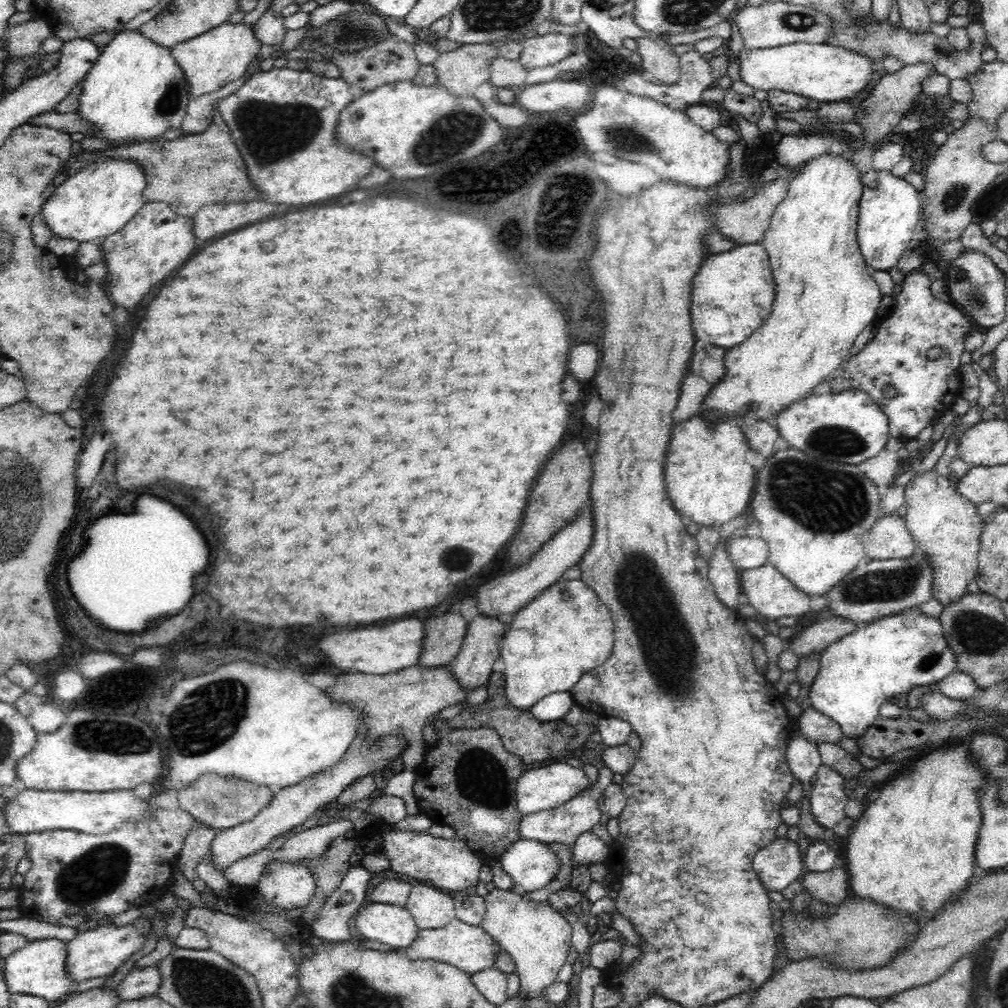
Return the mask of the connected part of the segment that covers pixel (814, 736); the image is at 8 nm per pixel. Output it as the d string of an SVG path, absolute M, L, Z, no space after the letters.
M811 707L804 710L798 720L799 734L812 744L836 744L842 740L840 727Z

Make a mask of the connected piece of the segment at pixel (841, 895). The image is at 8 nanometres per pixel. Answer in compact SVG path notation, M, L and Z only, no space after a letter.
M835 868L828 872L809 871L801 876L802 890L813 900L826 904L831 910L837 908L849 898L847 873L844 869Z

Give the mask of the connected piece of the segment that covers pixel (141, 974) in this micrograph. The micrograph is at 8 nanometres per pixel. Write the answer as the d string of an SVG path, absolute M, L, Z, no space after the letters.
M156 967L133 969L113 989L120 1001L140 1000L156 994L159 974Z

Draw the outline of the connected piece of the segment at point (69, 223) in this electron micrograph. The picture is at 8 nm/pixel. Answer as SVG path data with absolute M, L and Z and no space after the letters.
M98 158L96 162L84 166L80 172L76 172L74 176L70 176L56 186L52 195L45 198L42 203L40 218L54 238L60 238L60 240L72 238L79 243L101 241L118 230L122 230L145 205L146 199L143 195L145 184L145 176L137 164L123 160L123 158L118 158L118 160Z

